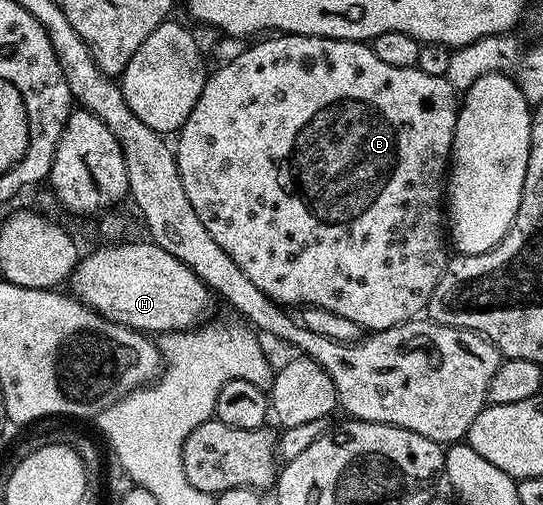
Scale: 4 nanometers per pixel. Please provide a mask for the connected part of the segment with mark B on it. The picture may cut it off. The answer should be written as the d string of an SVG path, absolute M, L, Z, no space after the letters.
M299 33L267 37L270 37L267 41L256 42L251 49L250 46L243 48L240 55L229 58L215 73L213 70L207 76L200 99L196 99L196 107L192 107L188 119L177 130L178 170L192 211L196 211L200 223L208 227L208 235L232 255L236 267L240 267L240 271L244 271L266 297L283 307L315 305L324 311L344 315L344 319L352 319L352 323L361 325L366 331L387 329L415 320L425 310L436 283L440 283L440 275L446 270L448 260L448 241L444 236L444 182L454 148L454 128L460 104L456 90L445 77L424 75L424 71L417 67L405 69L384 63L369 44L361 41L309 37Z

